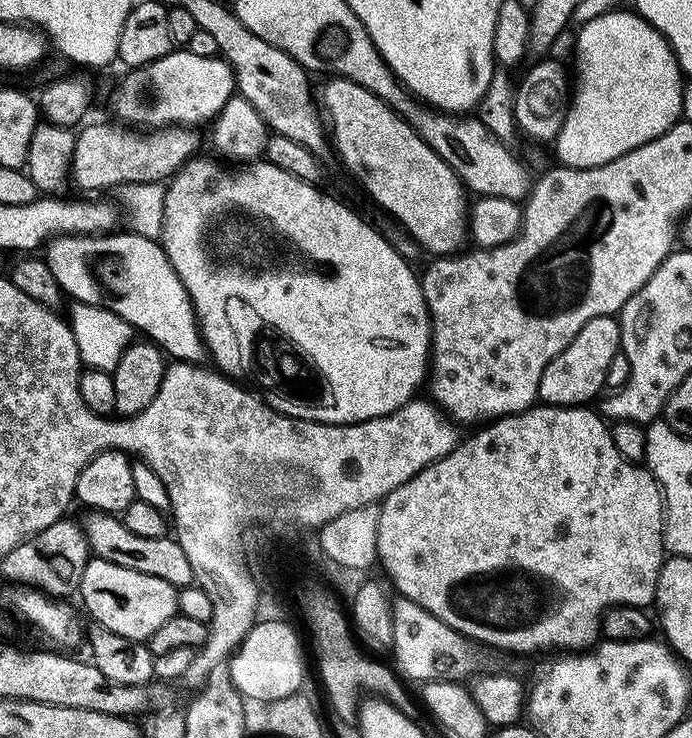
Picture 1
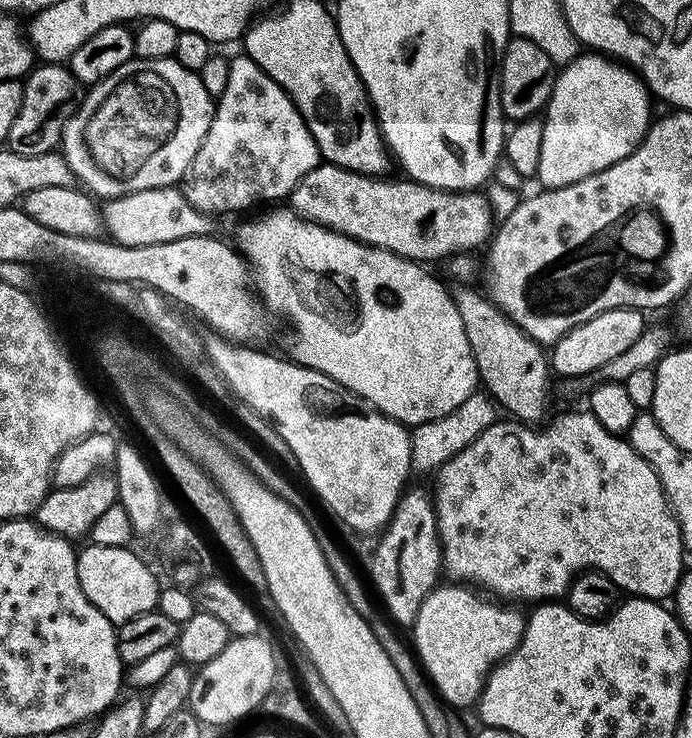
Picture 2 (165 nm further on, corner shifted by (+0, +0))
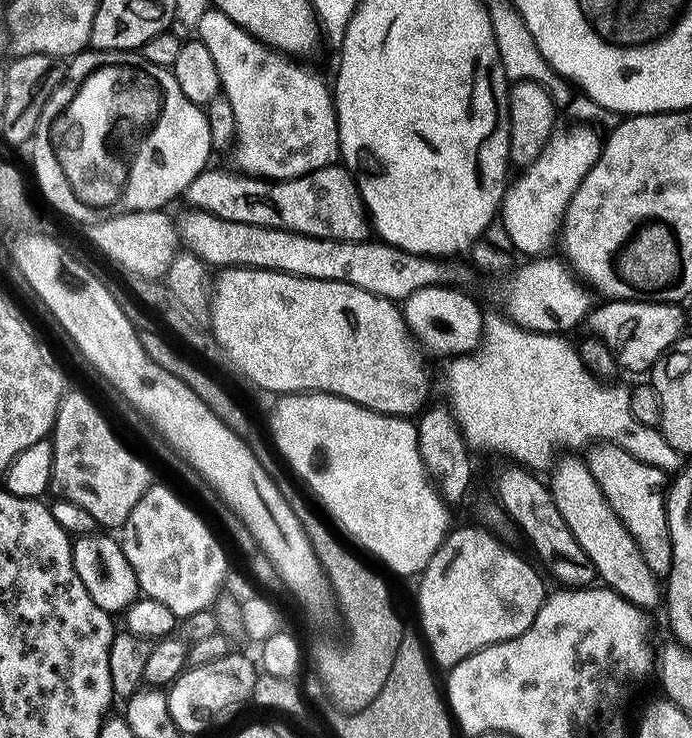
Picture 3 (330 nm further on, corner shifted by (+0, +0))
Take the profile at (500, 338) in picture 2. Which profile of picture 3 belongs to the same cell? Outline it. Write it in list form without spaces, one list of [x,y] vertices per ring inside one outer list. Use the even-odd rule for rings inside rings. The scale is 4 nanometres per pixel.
[[[561,455],[551,469],[550,487],[554,506],[558,506],[558,514],[562,514],[574,542],[578,542],[578,546],[586,552],[586,558],[590,558],[603,587],[614,590],[634,606],[652,610],[662,600],[661,581],[652,573],[650,566],[646,566],[642,550],[638,550],[630,530],[626,530],[618,514],[614,514],[610,502],[606,502],[606,494],[602,494],[598,482],[594,482],[594,474],[590,474],[587,463],[576,456],[579,455]]]

